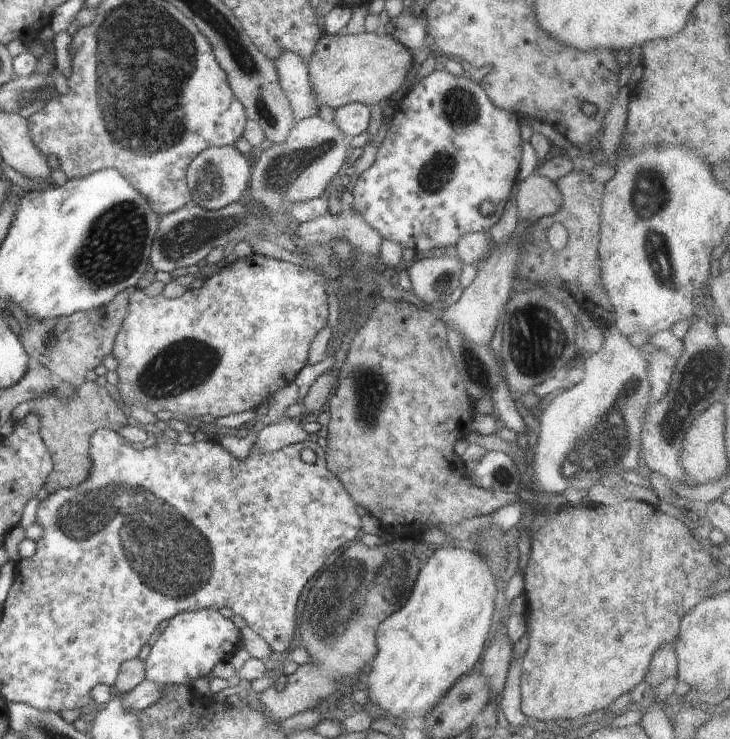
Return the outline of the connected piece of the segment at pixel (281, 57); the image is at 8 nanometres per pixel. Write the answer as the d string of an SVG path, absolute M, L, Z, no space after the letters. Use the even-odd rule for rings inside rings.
M281 50L273 63L278 75L278 84L290 102L296 121L312 117L319 106L311 87L310 74L303 58L291 50Z

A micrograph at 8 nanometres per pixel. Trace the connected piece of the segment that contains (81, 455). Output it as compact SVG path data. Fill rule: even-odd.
M85 380L79 387L76 387L71 397L59 397L55 395L54 388L52 388L49 393L34 397L31 404L32 412L35 412L39 418L40 436L53 462L52 470L43 486L47 493L52 493L59 488L73 487L86 480L91 469L90 437L94 432L98 429L121 432L132 422L121 412L106 387L90 380Z

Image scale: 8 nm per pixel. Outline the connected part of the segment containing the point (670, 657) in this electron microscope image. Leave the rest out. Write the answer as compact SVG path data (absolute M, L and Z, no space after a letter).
M675 642L660 646L649 662L644 681L650 689L656 689L659 684L677 676L677 658Z

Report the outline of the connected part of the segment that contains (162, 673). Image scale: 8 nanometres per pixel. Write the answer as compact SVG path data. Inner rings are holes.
M218 609L184 611L165 623L158 640L151 646L145 661L145 678L164 686L191 686L196 678L210 676L218 662L229 661L240 647L240 630Z

